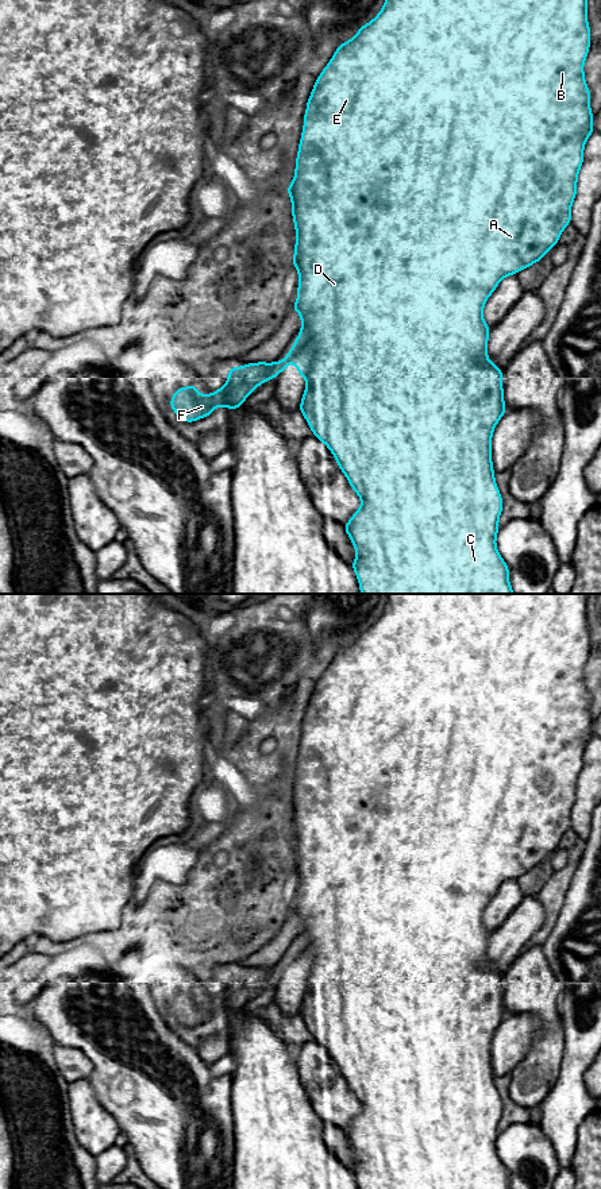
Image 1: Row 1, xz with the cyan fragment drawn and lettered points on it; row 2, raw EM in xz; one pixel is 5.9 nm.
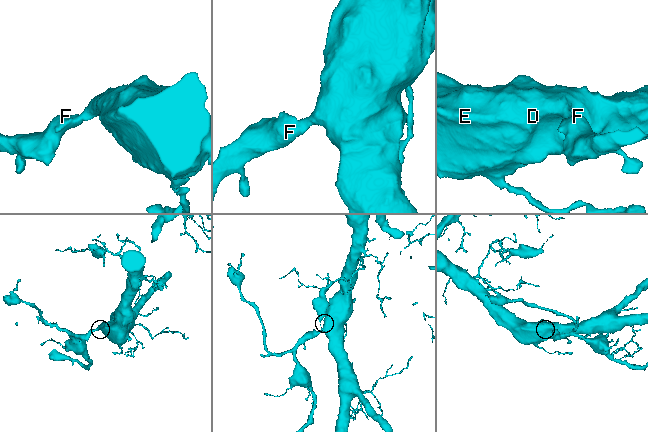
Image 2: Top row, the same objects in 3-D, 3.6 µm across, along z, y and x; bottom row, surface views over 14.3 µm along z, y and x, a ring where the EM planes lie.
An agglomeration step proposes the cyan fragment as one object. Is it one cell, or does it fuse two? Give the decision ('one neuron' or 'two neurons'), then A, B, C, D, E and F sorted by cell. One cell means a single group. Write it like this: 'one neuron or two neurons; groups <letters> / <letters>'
one neuron; groups A B C D E F

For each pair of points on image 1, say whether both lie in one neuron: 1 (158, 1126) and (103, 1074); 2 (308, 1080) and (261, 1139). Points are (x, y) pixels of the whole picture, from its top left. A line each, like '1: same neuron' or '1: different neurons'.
1: same neuron
2: different neurons

